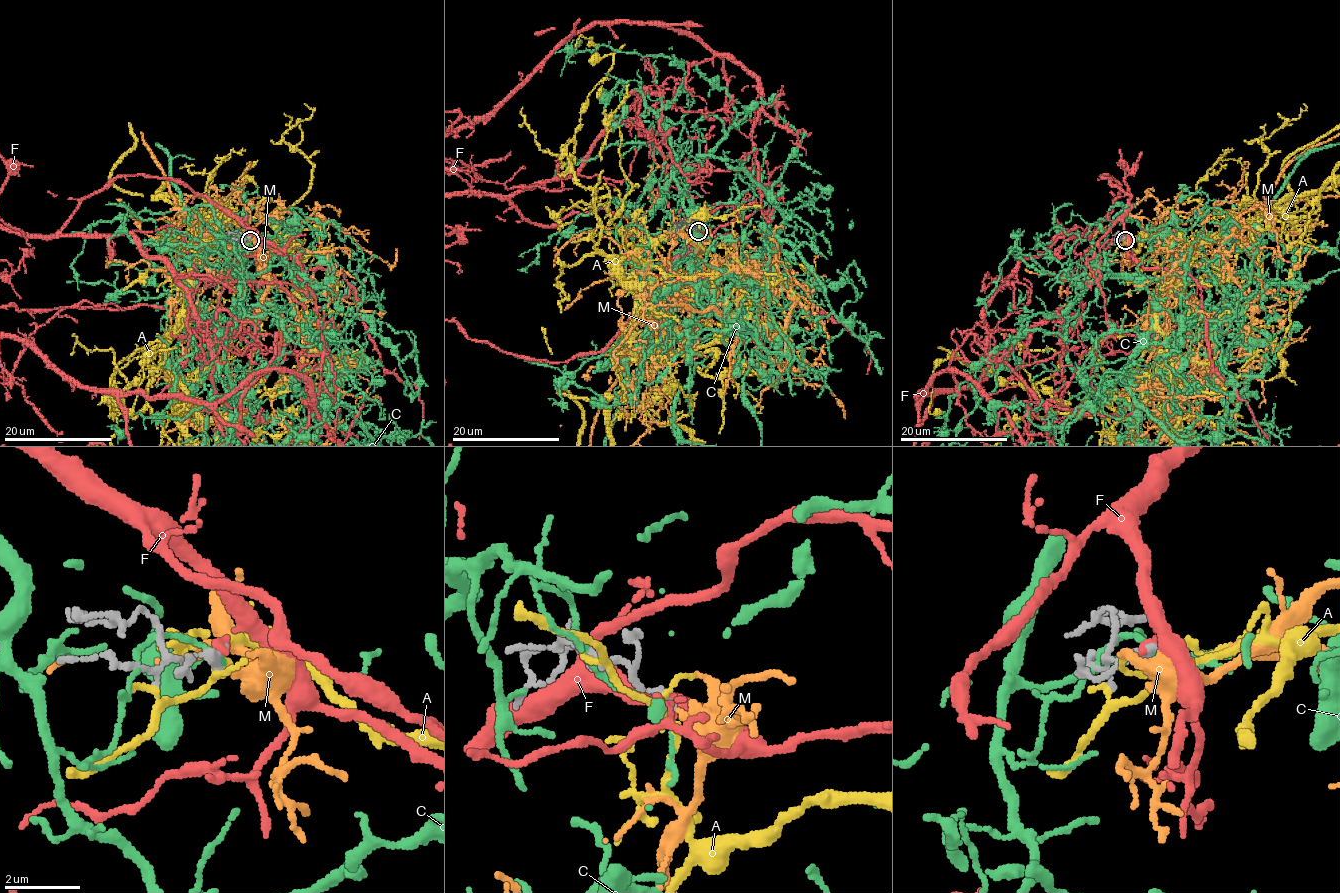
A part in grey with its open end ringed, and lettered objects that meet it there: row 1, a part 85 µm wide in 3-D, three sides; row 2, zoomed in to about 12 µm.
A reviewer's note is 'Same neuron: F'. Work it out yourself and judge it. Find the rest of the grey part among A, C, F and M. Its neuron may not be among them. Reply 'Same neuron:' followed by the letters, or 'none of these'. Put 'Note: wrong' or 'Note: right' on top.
Note: wrong
Same neuron: M

